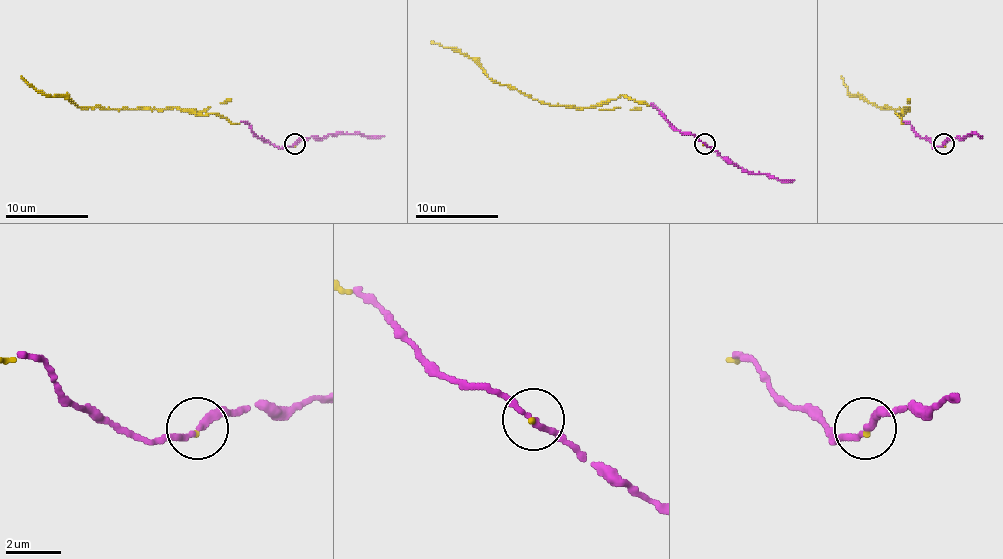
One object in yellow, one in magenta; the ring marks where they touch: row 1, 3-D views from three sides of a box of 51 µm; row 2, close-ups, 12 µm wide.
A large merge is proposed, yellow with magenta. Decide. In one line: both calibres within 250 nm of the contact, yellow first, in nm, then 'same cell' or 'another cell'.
calibres 140 and 240 nm; same cell

